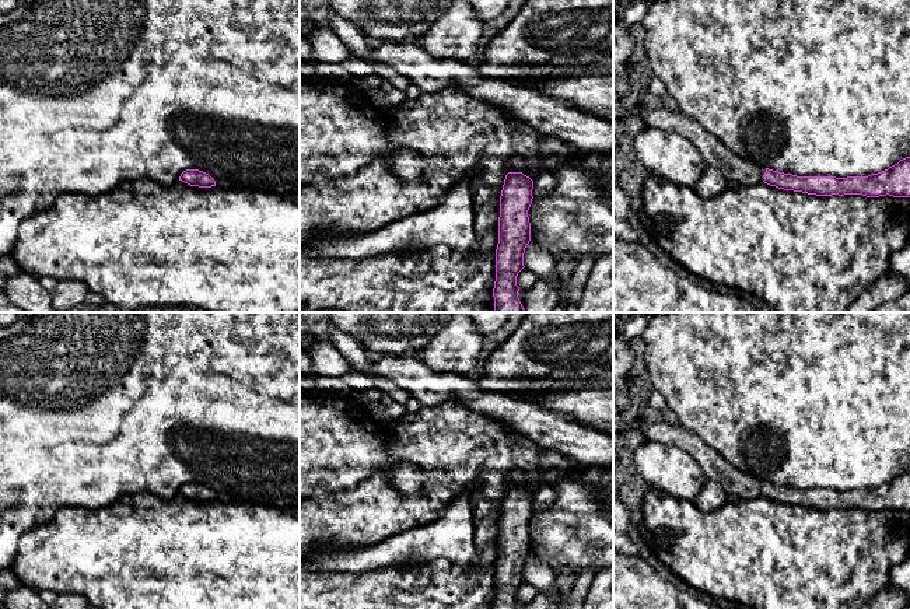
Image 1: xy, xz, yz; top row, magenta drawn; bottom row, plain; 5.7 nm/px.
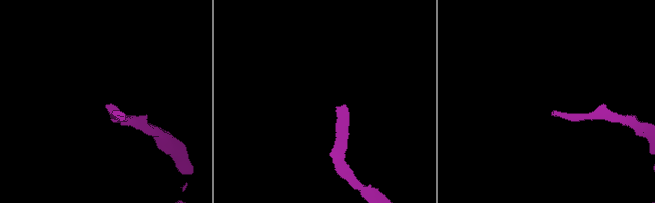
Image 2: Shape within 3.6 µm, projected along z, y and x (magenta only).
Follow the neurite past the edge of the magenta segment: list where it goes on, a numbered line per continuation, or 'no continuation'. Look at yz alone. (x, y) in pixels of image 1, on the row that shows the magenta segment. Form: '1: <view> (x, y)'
1: yz (735, 170)

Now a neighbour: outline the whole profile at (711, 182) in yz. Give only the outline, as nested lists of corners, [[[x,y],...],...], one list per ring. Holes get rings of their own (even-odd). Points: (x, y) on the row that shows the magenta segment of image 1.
[[[707,165],[701,174],[694,190],[704,199],[711,199],[722,193],[728,188],[727,179],[722,176],[720,169]]]

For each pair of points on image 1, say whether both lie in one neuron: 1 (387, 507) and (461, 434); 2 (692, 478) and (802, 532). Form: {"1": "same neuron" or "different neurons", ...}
{"1": "same neuron", "2": "different neurons"}

